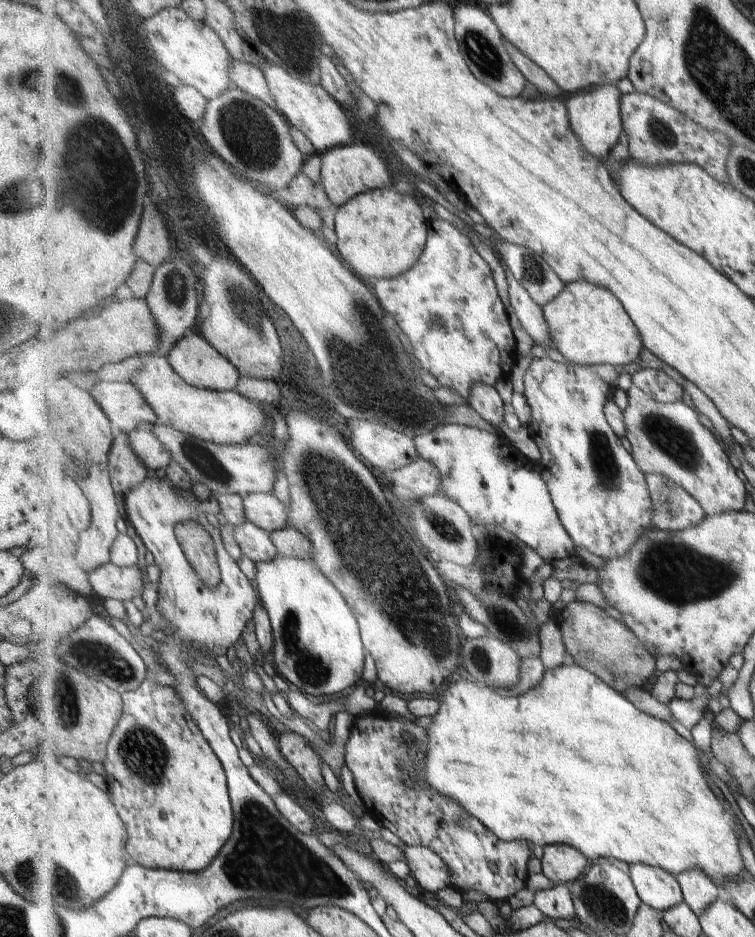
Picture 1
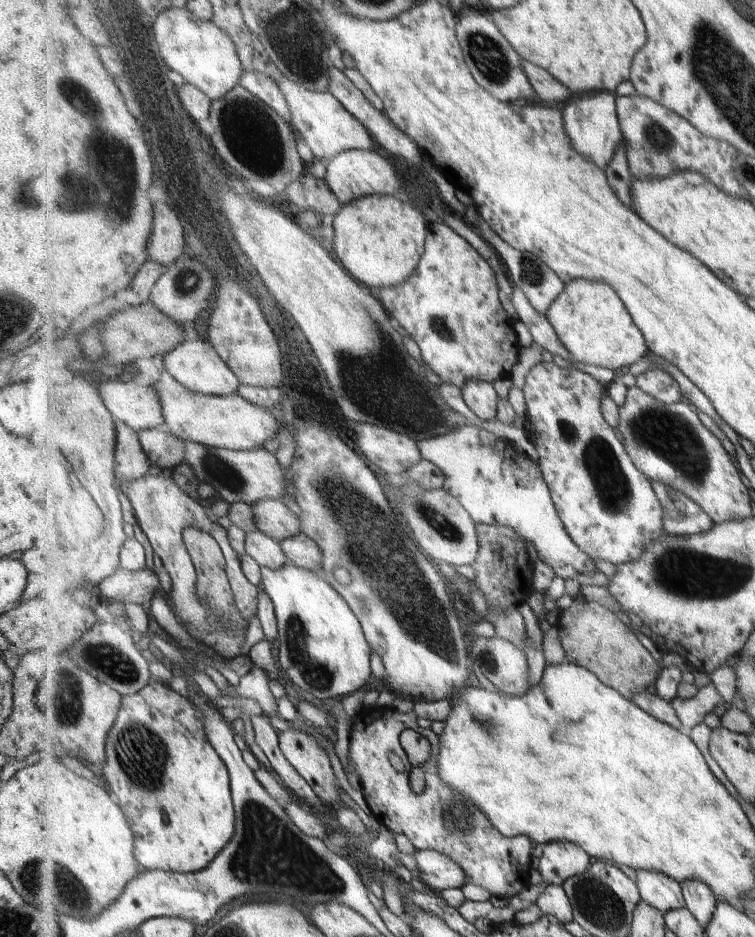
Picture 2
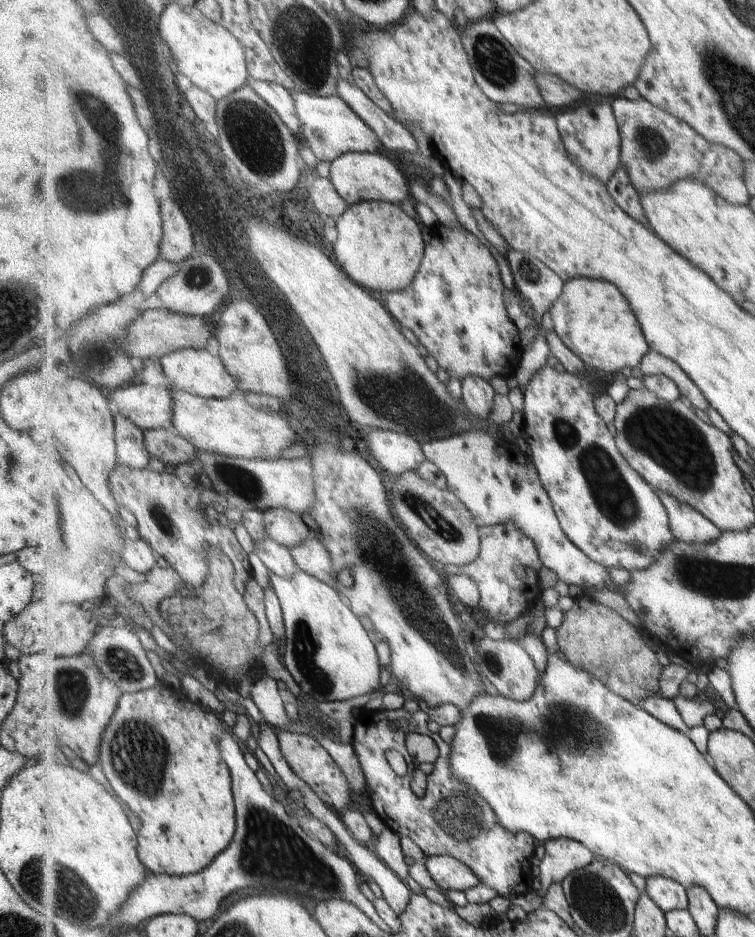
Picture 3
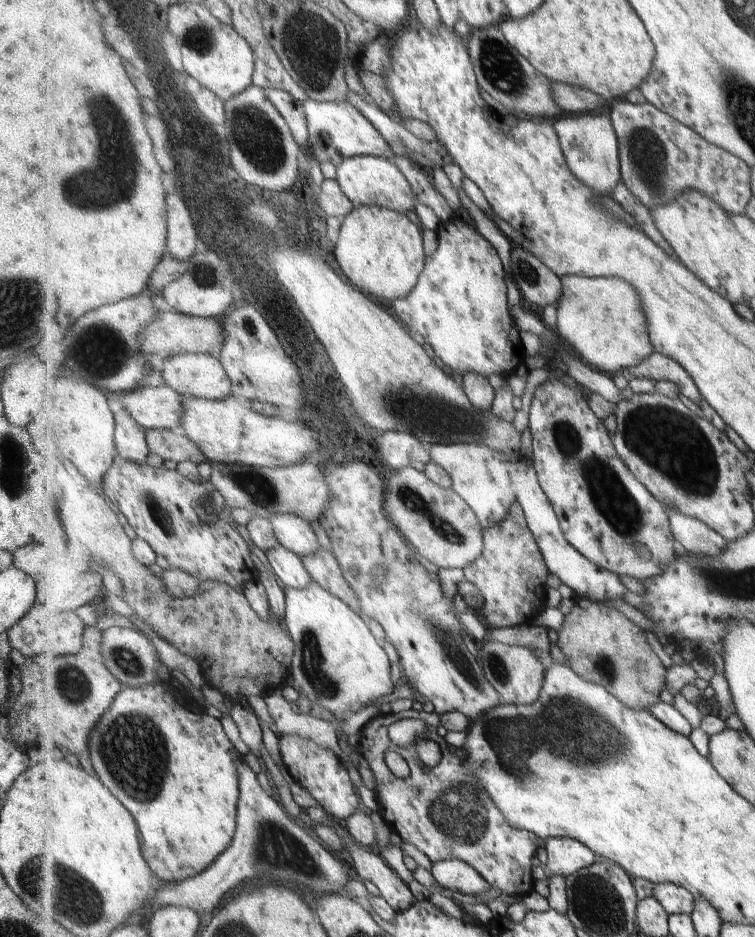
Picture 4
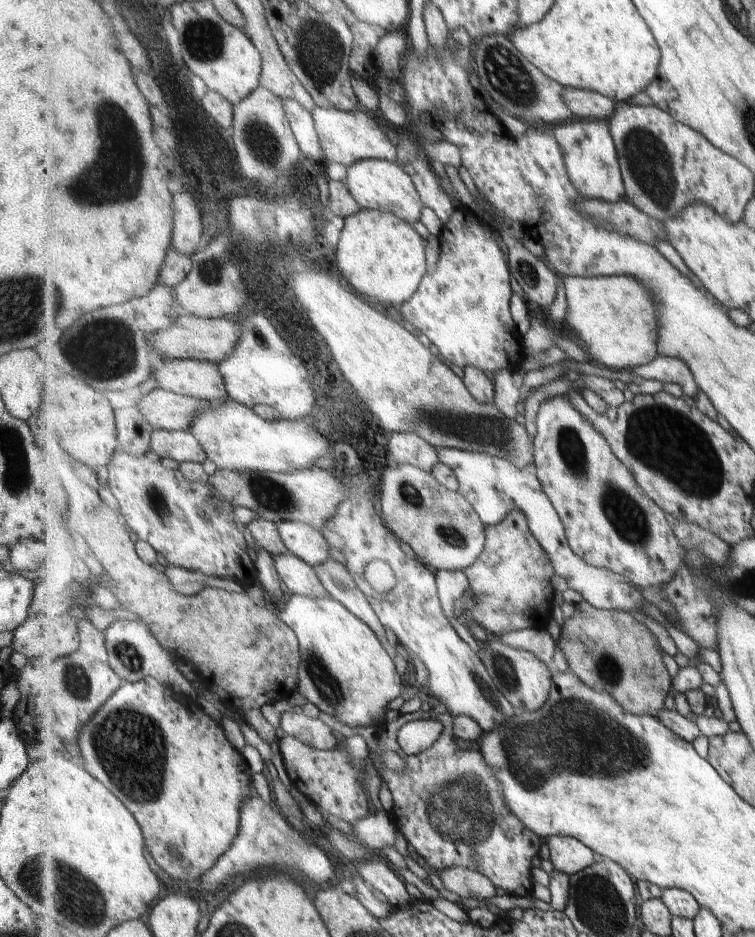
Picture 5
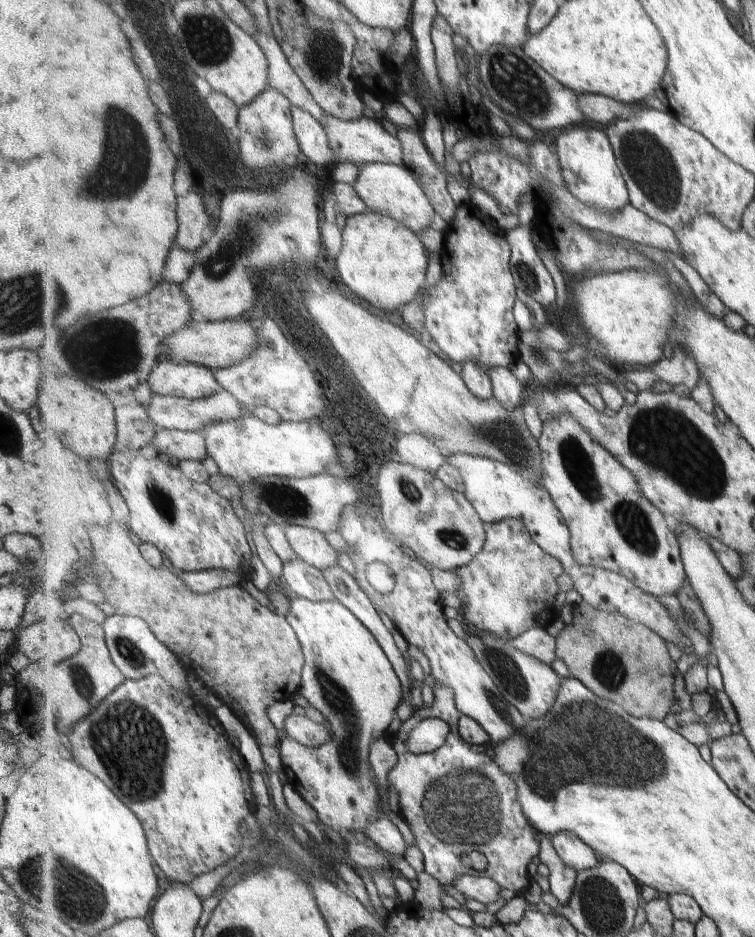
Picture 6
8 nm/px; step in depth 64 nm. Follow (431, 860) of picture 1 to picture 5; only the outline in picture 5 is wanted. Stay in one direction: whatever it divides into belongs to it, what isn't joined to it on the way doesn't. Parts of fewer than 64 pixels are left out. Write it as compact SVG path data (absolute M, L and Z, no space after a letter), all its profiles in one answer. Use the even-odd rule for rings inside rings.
M455 866L443 869L439 878L453 897L481 900L497 894L496 887L487 877L466 867Z

